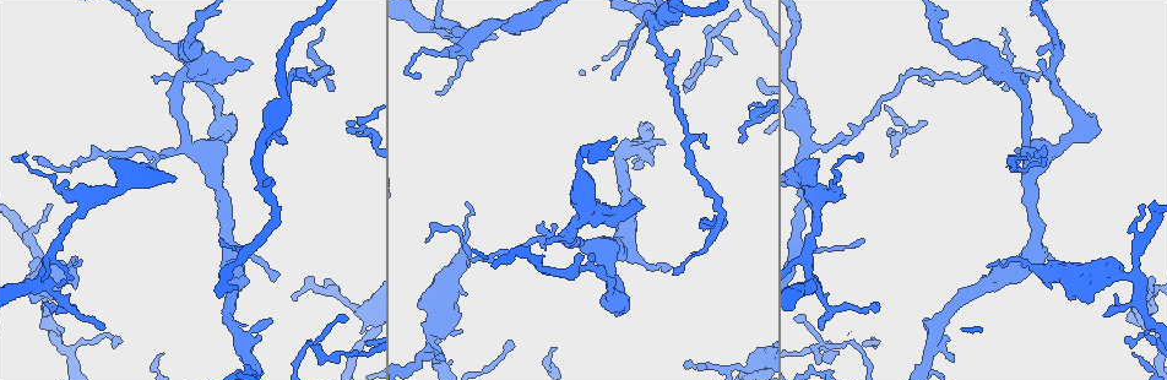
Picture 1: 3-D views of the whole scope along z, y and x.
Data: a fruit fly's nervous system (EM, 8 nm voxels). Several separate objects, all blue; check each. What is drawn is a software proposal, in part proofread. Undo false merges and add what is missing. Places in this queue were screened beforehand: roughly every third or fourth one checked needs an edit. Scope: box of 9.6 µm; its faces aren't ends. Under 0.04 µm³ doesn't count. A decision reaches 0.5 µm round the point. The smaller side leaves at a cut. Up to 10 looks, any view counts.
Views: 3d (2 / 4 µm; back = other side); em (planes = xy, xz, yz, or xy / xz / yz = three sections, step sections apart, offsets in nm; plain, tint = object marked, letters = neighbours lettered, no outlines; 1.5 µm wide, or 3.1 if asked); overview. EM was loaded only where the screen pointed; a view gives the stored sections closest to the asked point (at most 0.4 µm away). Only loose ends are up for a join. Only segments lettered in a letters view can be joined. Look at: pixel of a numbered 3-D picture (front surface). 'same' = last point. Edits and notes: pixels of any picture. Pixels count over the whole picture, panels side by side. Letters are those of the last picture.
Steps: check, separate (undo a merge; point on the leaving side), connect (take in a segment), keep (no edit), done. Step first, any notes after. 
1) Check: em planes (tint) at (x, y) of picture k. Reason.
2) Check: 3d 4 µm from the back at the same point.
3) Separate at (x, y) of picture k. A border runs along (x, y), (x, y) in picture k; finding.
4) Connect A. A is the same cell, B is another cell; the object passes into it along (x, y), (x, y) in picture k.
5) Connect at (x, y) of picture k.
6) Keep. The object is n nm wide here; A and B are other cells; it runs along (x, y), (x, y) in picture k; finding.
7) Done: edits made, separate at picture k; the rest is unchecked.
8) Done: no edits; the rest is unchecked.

Check: em planes (letters) at (102, 329) of picture 1. Tapers out.

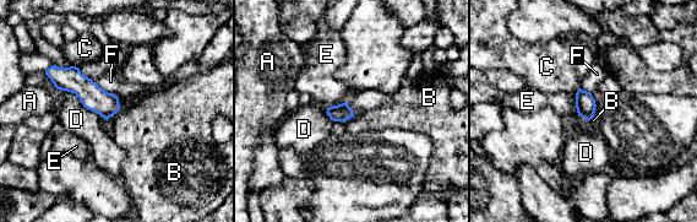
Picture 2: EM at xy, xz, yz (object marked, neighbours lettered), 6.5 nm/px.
Keep. The longest contact is with D, 360 nm; A, B, C, D, E and F are other cells; it runs along (49, 72), (116, 107) in picture 2; none of them fits.

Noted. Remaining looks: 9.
Check: 3d 2 µm from the back at (807, 280) of picture 1. Sudden change in width.

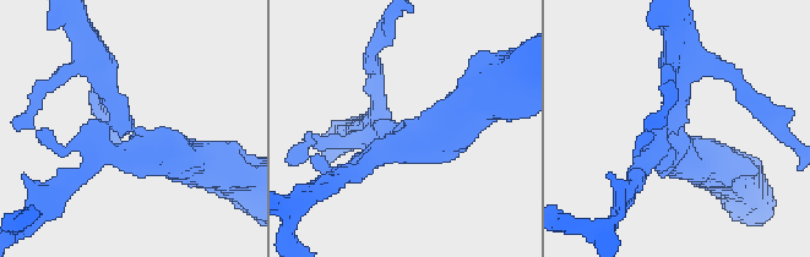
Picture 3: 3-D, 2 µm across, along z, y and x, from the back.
Check: em xz step 8 (tint) at (122, 122) of picture 3.

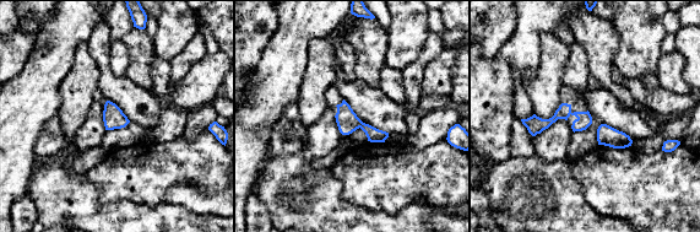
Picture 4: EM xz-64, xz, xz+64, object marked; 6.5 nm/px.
Check: em planes (letters) at the same point. Cut it another way.

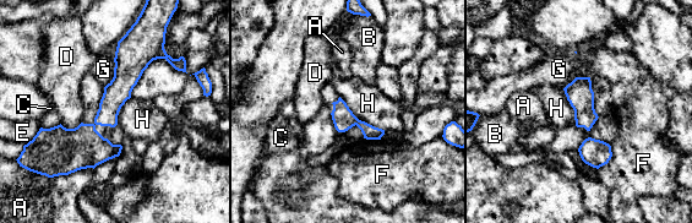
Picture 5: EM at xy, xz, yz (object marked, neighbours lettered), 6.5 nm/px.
Keep. A, B, C, D, E, F, G and H are other cells; a border runs along (339, 96), (359, 119), (385, 130) in picture 5; continuous, no second cell.

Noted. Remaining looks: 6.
Check: 3d 2 µm at (650, 26) of picture 1. A fork.

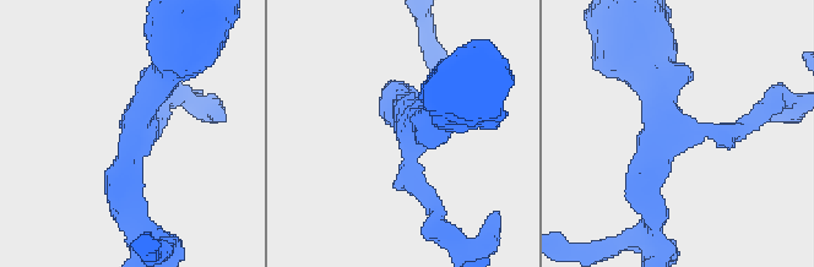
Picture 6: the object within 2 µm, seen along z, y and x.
Check: em planes (plain) at (413, 129) of picture 6.

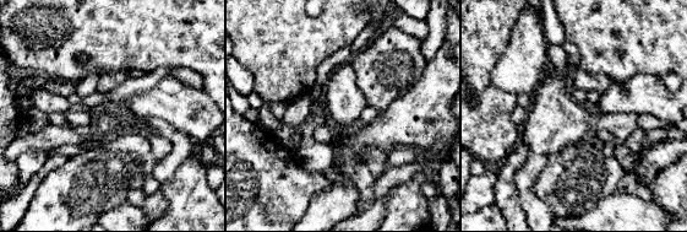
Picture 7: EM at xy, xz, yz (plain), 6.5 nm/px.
Check: em planes (letters) at the same point. See the neighbours.

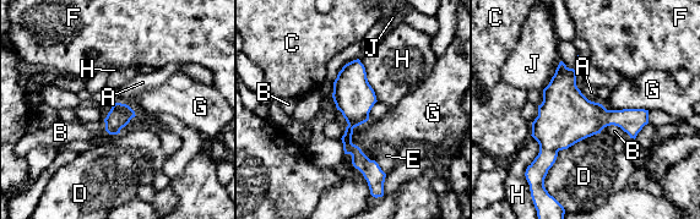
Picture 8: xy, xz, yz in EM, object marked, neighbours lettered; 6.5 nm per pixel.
Keep. The longest contact is with D, 500 nm; A, B, C, D, E, F, G, H and J are other cells; all the same cell.

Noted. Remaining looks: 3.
Check: em planes (tint) at (642, 208) of picture 1. An open end.

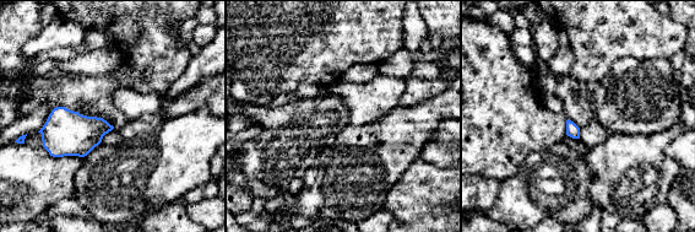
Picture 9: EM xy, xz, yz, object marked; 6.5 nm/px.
Check: em planes (letters) at the same point.

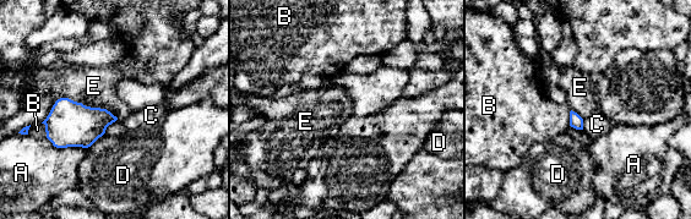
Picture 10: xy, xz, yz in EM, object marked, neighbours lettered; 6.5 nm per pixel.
Keep. A, B, C, D and E are other cells; a border runs along (582, 119), (583, 129) in picture 10; no lettered segment goes on from it.

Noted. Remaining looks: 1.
Done: no edits; the rest is unchecked.

